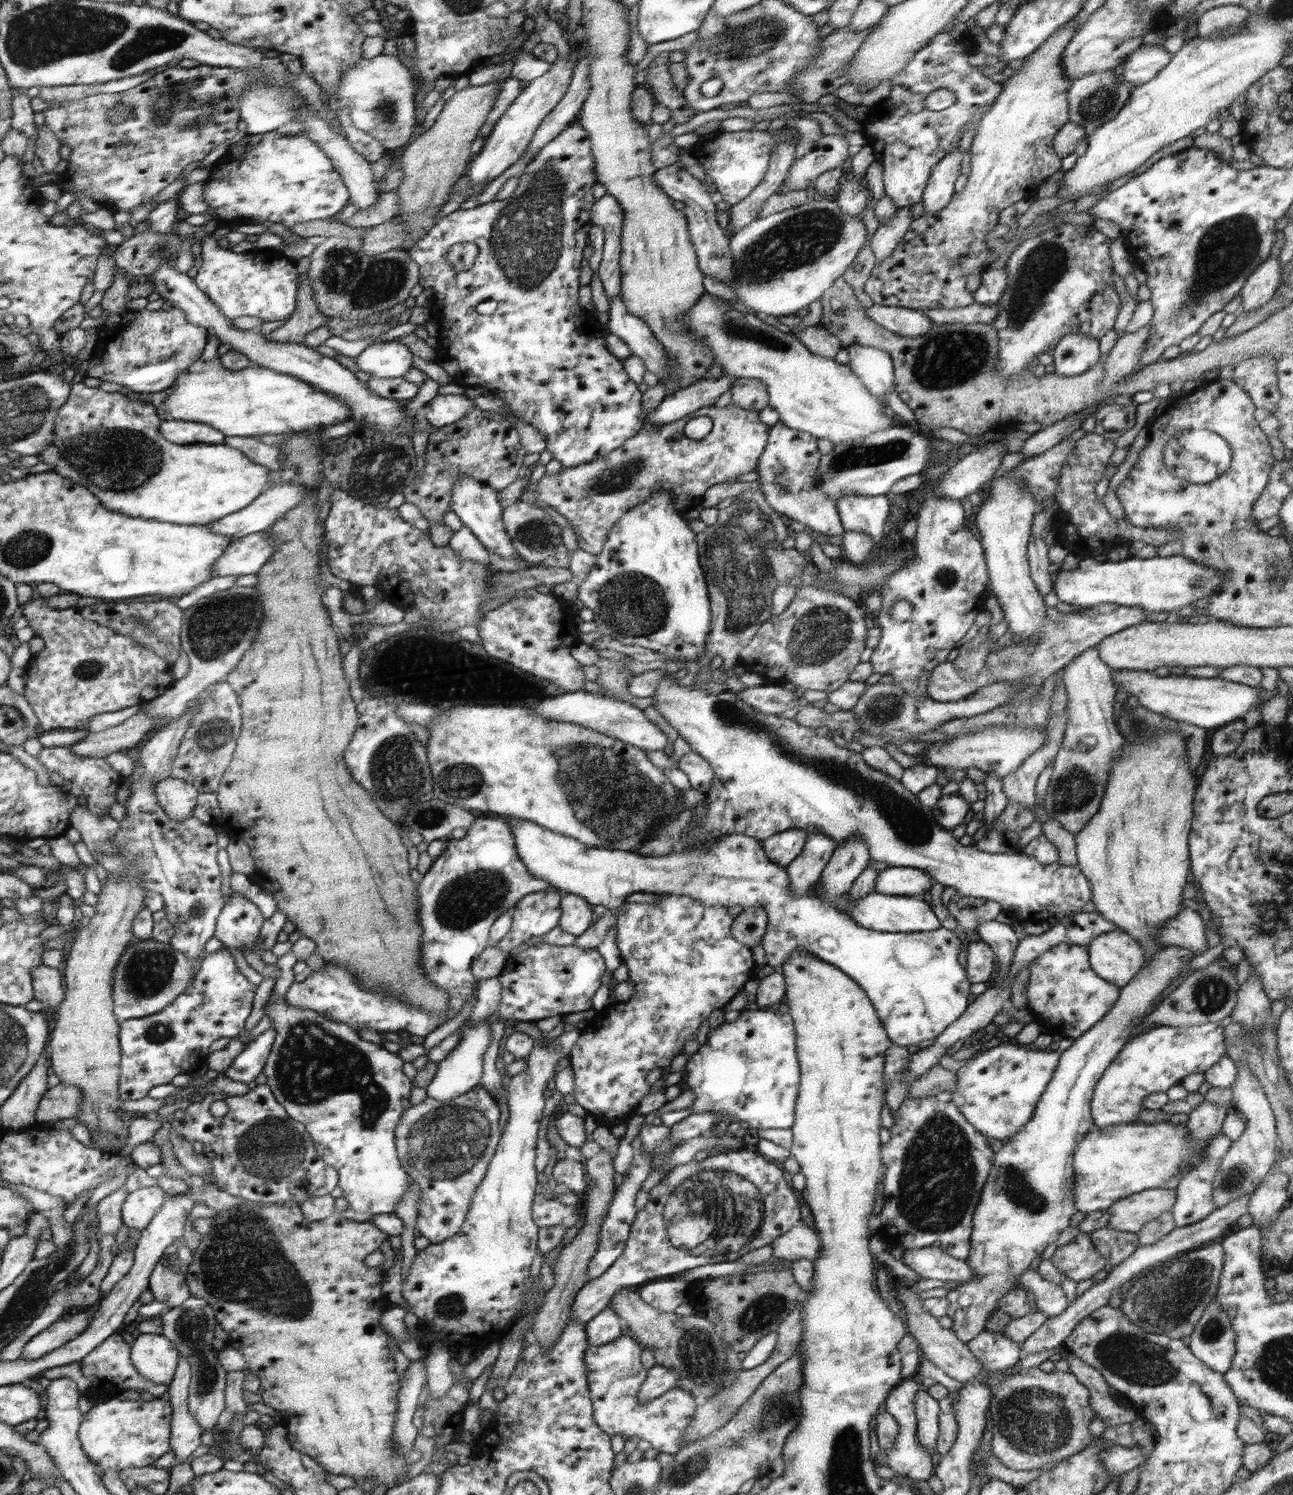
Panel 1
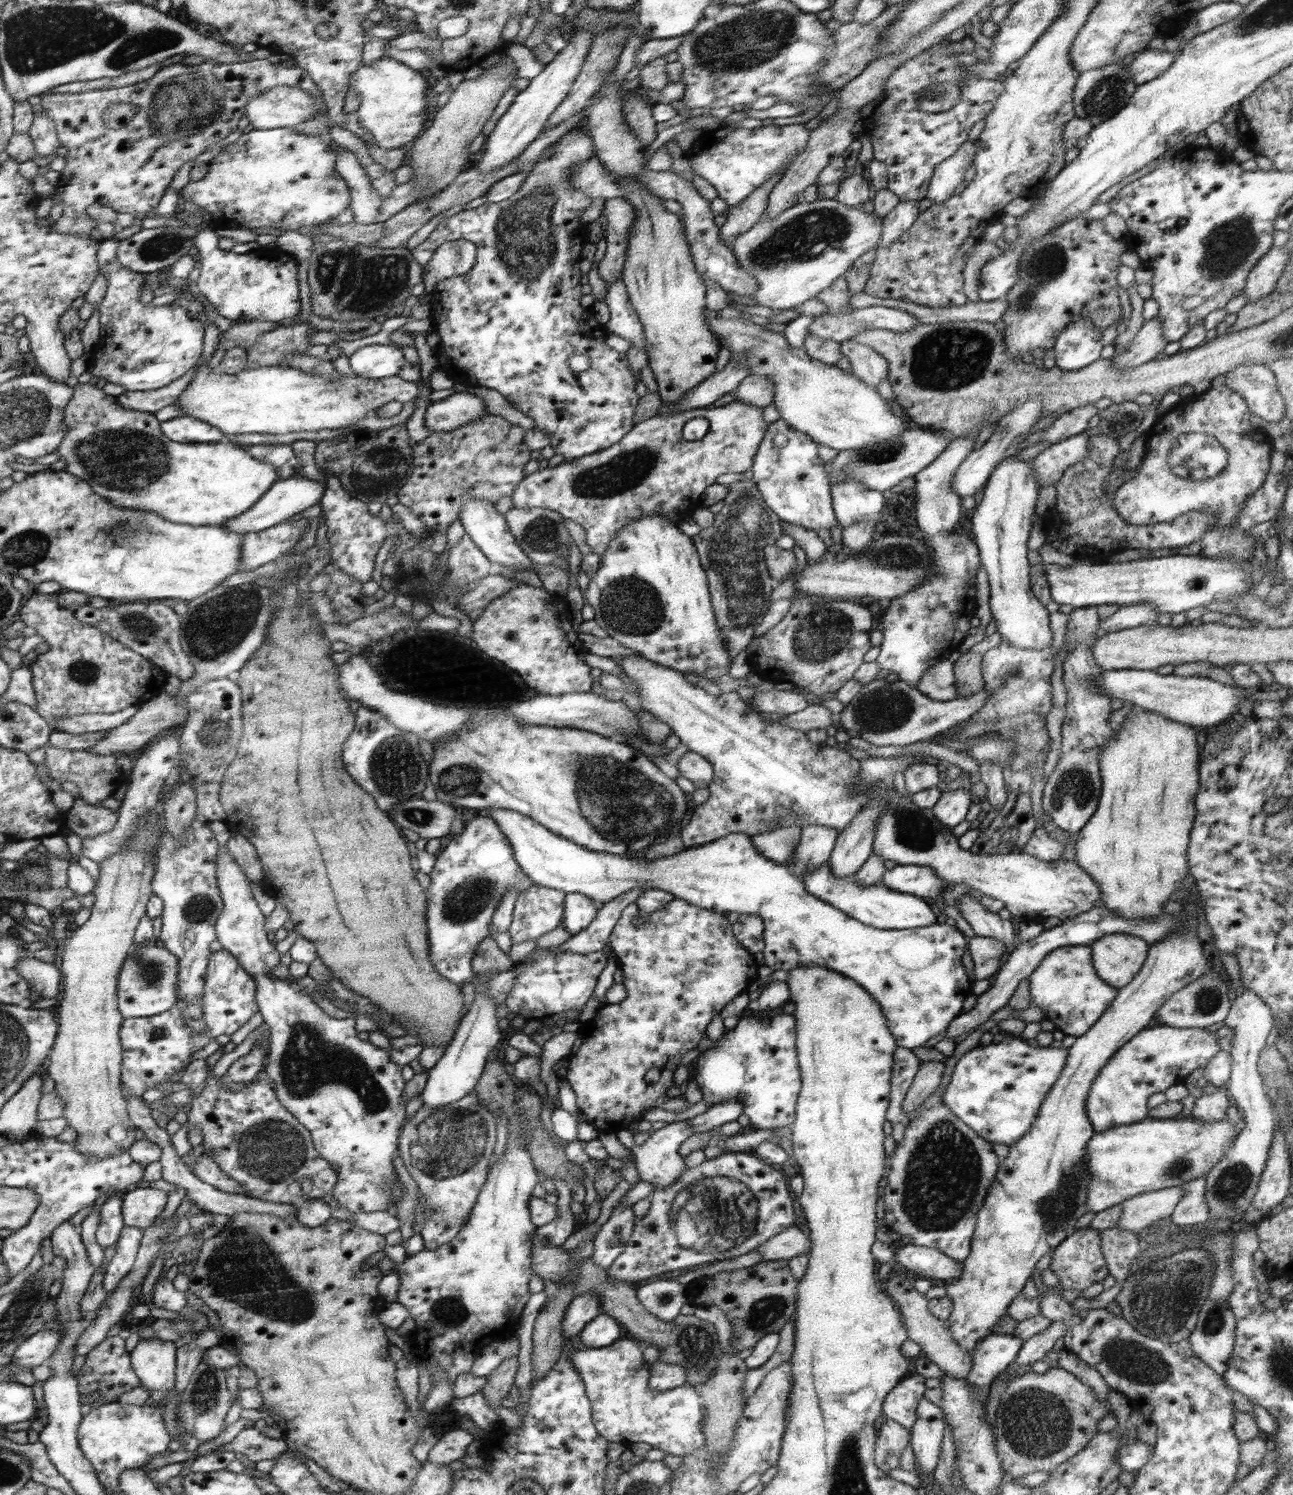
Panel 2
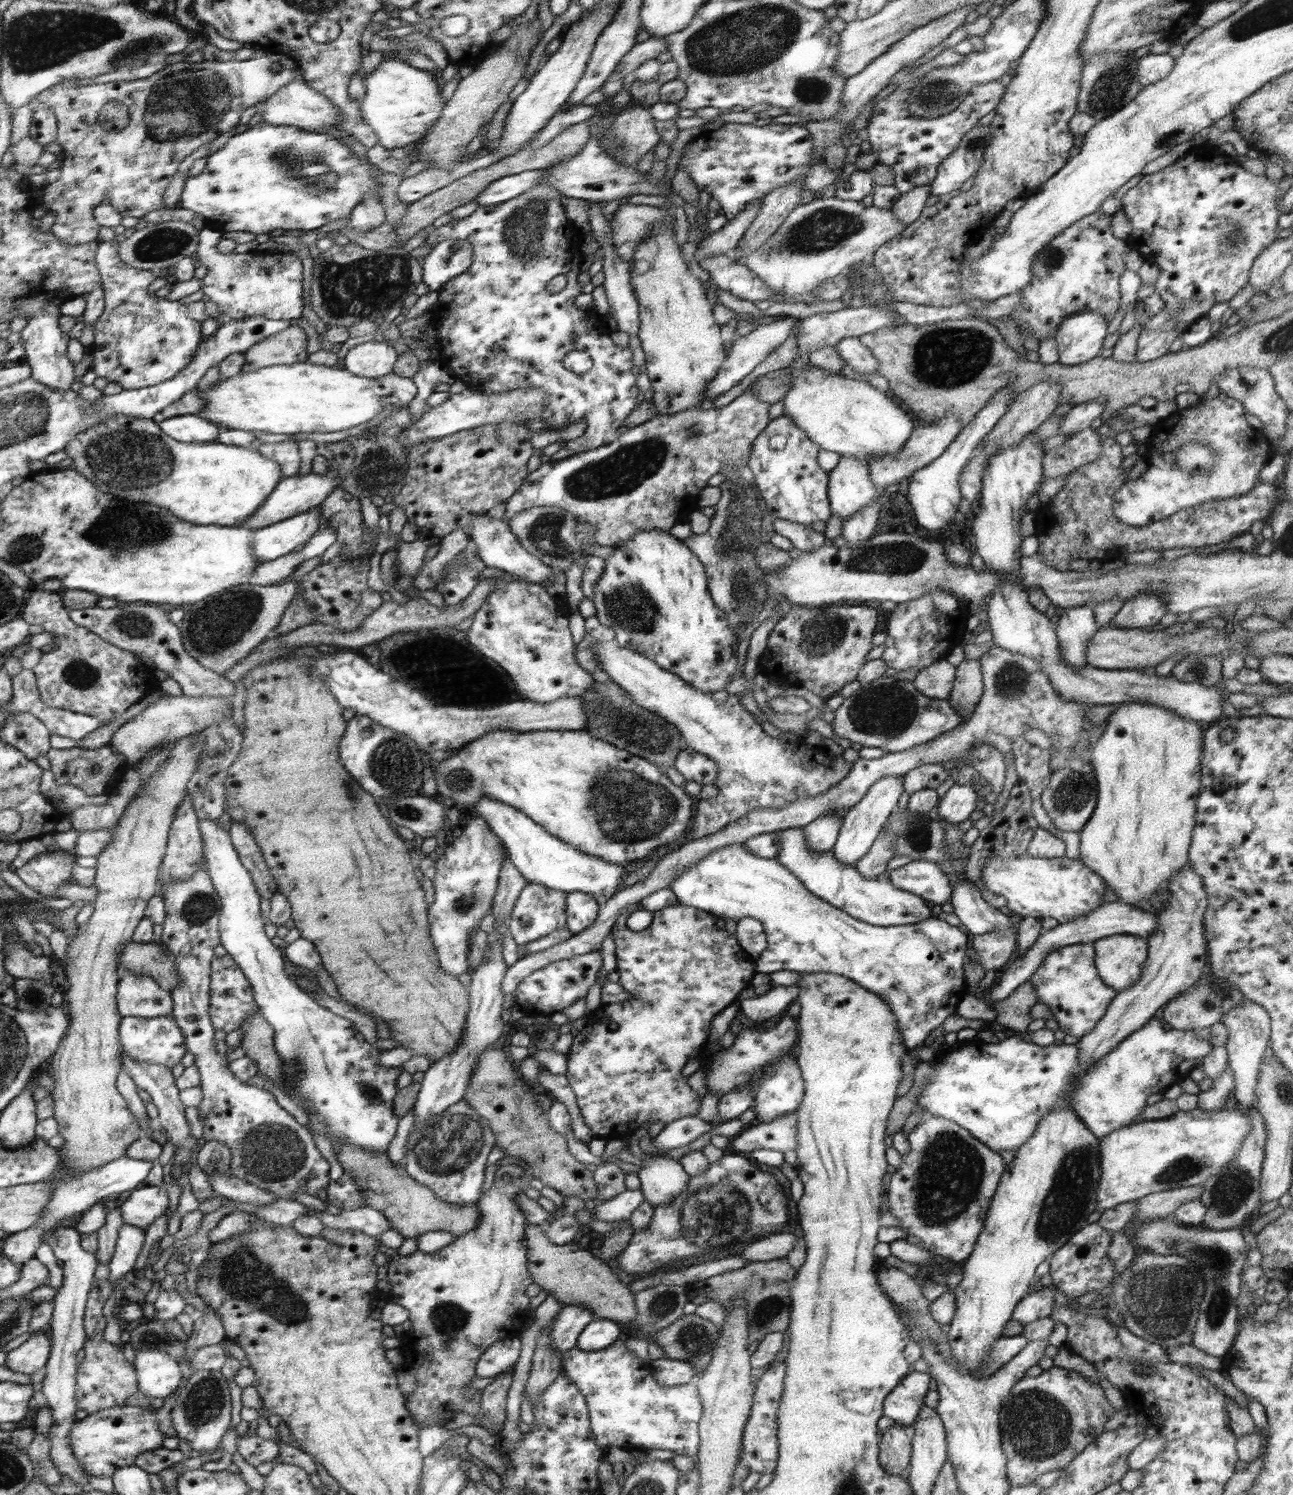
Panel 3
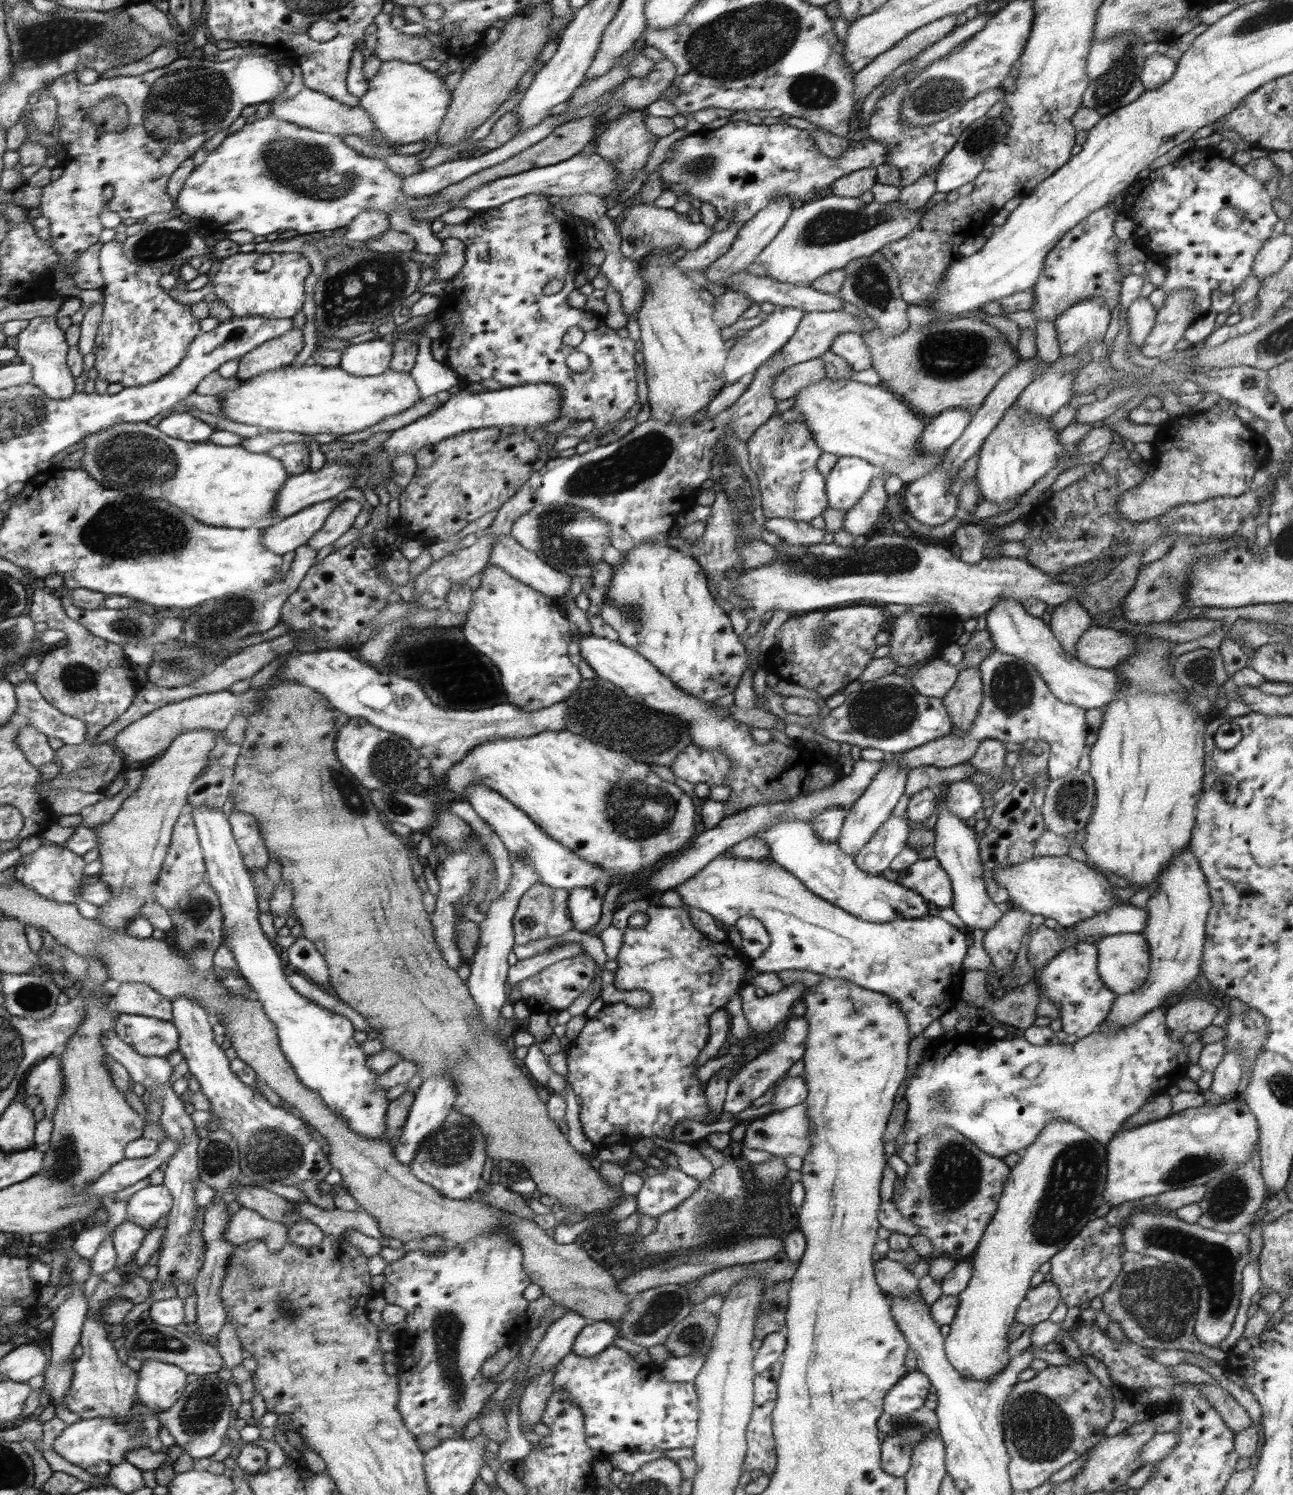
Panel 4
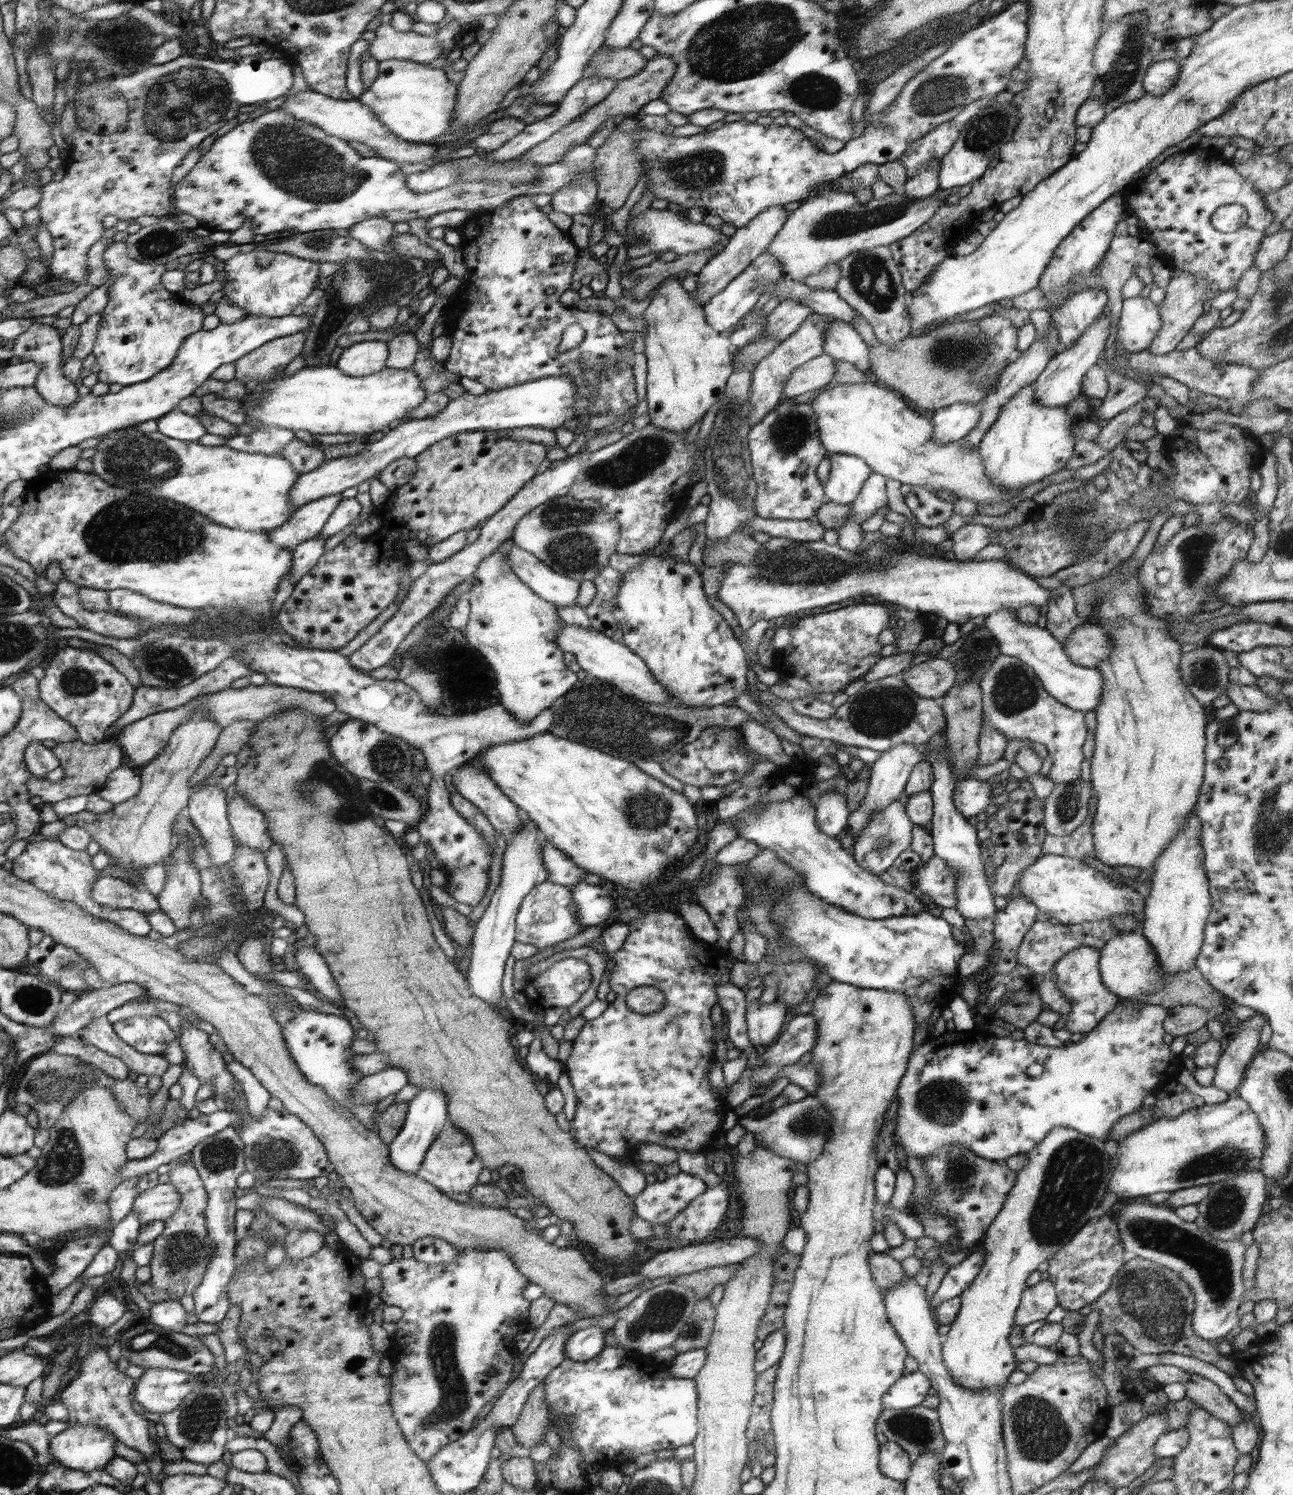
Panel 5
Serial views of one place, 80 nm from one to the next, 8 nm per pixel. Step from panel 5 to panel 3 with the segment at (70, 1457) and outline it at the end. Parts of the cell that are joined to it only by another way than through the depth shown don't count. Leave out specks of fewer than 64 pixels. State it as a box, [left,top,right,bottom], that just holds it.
[70,1406,166,1478]

